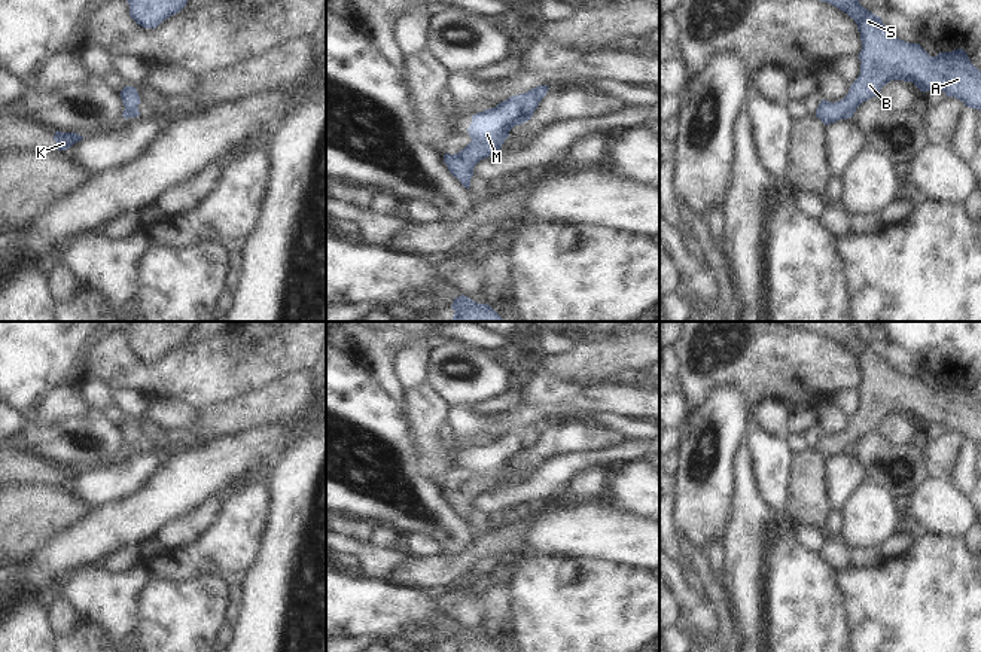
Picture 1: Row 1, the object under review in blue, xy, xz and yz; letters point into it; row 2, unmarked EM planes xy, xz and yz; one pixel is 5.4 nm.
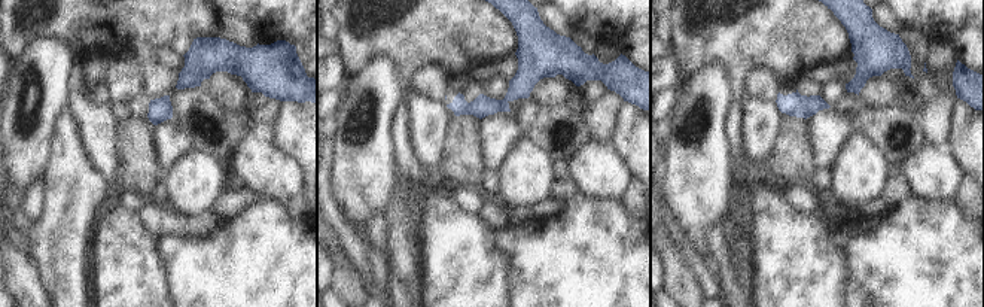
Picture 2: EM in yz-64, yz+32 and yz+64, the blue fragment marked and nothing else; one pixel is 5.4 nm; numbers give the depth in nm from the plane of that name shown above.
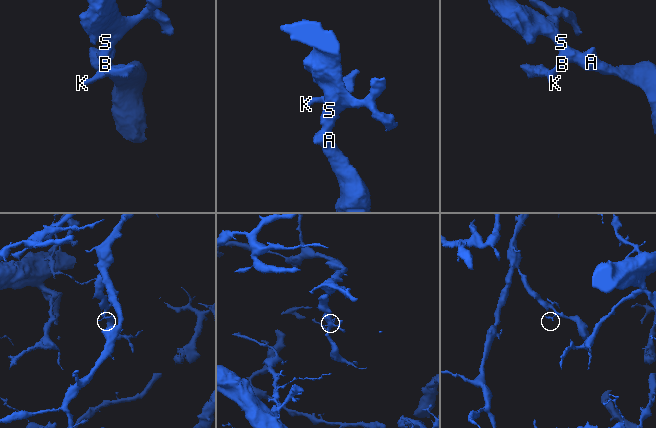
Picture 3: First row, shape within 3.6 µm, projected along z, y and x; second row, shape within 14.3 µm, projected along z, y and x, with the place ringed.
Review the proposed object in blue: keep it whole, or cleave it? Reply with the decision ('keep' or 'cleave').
keep

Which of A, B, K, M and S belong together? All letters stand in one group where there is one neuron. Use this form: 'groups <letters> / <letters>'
groups A B K M S

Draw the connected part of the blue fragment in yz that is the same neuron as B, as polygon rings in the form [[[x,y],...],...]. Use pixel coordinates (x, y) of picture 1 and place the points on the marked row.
[[[820,0],[846,12],[857,24],[862,49],[860,74],[849,94],[831,103],[822,100],[816,118],[825,125],[853,118],[856,109],[877,97],[890,80],[913,82],[921,92],[941,89],[971,109],[981,110],[981,71],[963,49],[930,57],[918,43],[908,43],[892,34],[881,18],[865,9],[859,0]]]

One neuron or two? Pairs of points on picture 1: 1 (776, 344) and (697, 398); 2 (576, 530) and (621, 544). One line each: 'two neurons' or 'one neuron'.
1: one neuron
2: one neuron

